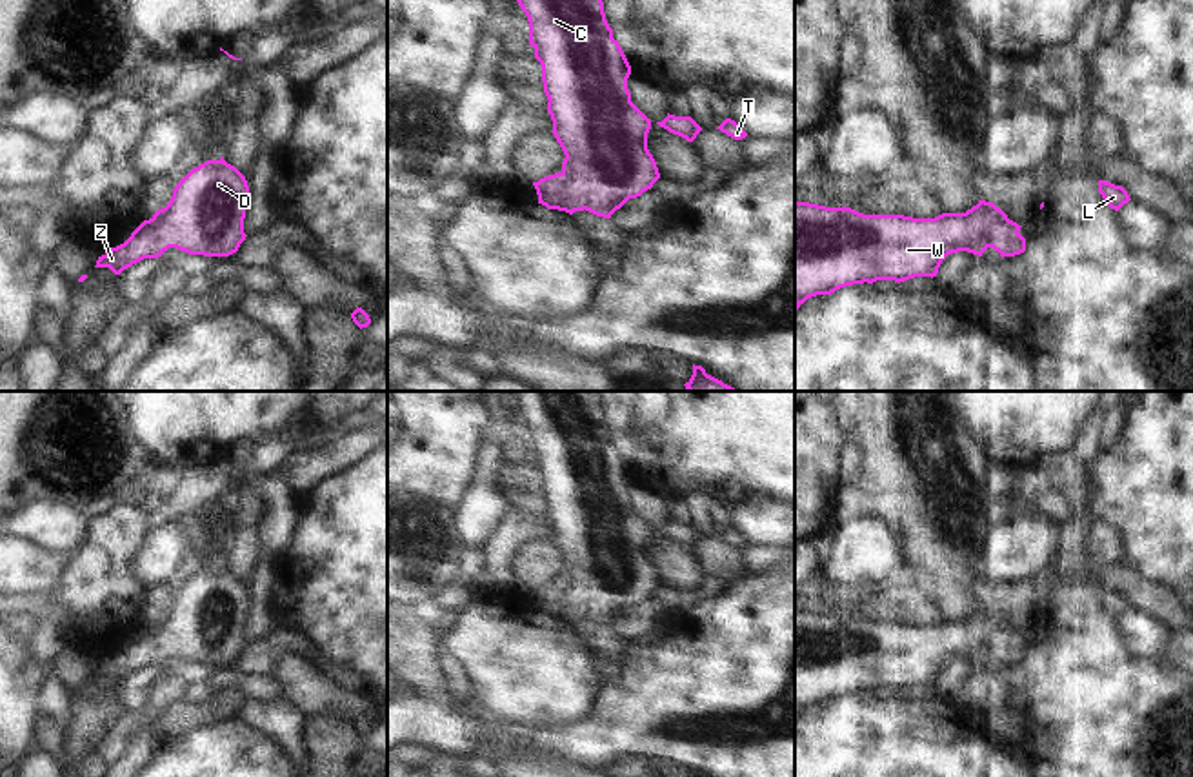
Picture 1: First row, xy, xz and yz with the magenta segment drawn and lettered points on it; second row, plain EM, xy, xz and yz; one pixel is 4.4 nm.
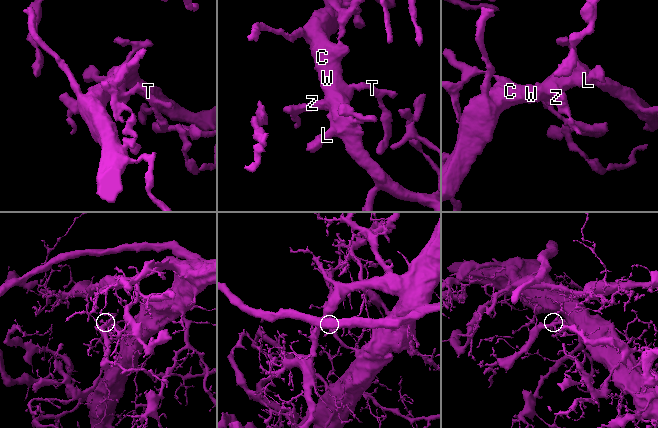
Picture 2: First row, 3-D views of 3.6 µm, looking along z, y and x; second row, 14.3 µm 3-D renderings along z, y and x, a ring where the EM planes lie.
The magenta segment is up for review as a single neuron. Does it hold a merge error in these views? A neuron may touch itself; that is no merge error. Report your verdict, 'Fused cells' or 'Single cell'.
Single cell.

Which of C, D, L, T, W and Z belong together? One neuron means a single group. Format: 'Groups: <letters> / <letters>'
Groups: C D L T W Z

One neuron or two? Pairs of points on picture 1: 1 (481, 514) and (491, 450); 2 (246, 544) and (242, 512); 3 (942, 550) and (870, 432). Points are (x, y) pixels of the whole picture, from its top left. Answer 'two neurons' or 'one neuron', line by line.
1: one neuron
2: one neuron
3: one neuron

